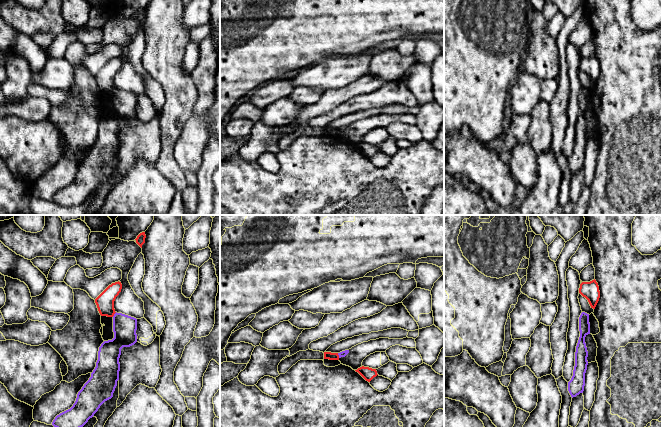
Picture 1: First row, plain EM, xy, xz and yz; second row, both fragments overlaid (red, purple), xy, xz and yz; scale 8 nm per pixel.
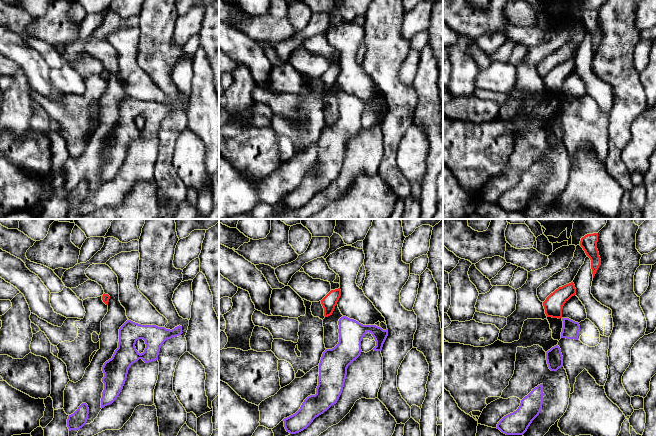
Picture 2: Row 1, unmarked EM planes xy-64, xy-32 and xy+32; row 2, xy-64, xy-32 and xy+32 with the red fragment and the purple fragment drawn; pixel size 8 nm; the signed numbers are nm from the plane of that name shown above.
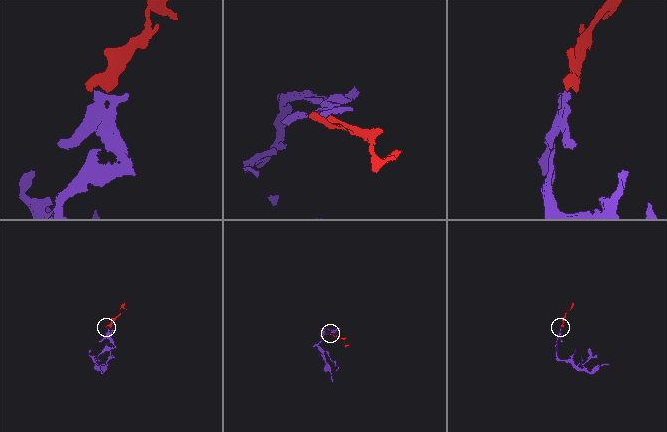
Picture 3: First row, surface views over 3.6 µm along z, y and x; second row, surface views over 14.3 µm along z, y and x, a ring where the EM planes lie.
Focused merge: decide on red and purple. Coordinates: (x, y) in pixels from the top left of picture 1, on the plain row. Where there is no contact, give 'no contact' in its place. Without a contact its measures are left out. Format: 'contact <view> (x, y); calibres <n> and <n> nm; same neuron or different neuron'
contact xy (114, 89); calibres 140 and 190 nm; different neuron

